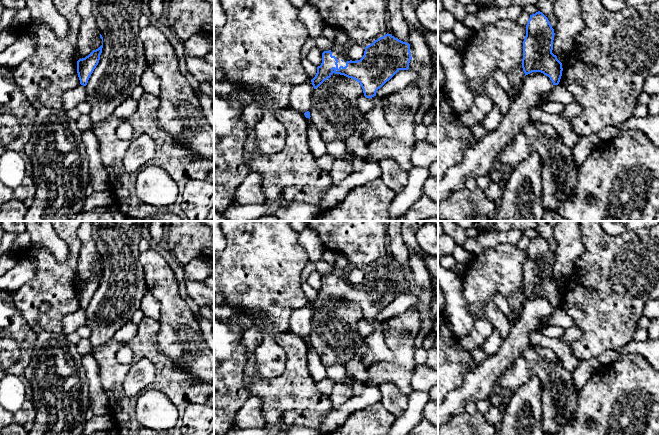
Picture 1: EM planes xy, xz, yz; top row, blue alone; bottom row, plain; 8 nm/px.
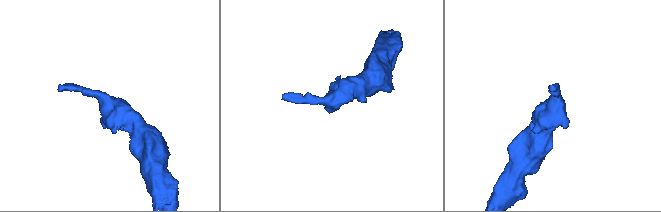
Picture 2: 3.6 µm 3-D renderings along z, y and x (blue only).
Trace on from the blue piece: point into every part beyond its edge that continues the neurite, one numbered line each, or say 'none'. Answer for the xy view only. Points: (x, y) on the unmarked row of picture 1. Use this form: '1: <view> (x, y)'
none

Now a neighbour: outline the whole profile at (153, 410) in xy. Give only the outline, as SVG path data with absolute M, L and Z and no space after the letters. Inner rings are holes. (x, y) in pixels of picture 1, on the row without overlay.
M147 388L138 396L135 417L144 428L166 431L175 427L179 412L163 392Z

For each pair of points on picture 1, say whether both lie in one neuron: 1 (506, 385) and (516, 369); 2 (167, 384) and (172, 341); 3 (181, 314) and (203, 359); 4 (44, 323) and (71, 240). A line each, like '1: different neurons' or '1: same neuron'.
1: same neuron
2: different neurons
3: same neuron
4: same neuron

